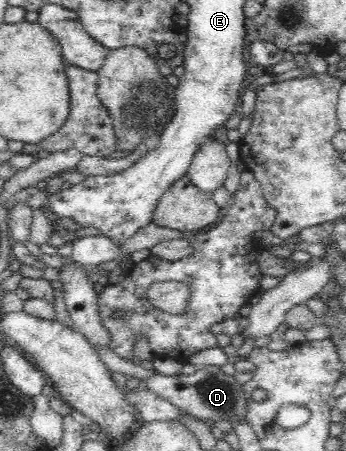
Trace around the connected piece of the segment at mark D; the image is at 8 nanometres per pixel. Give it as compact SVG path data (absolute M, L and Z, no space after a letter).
M199 368L190 376L154 373L147 381L140 381L140 384L171 402L178 410L206 421L210 427L214 427L217 421L229 422L232 426L234 423L246 423L247 402L252 400L243 391L243 384L236 381L235 375L226 375L221 370L214 374L206 368Z

